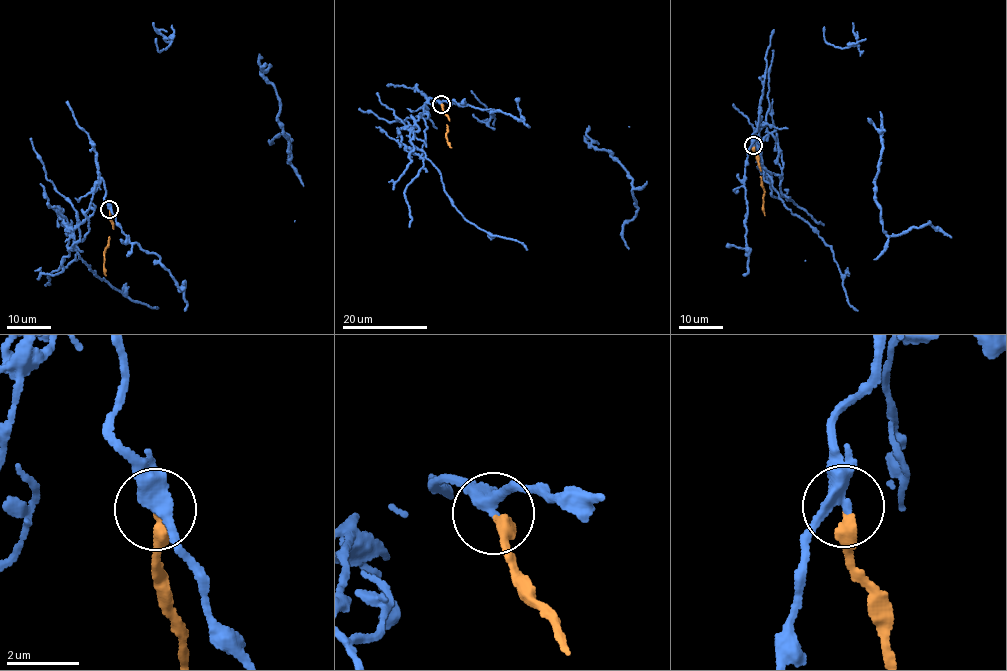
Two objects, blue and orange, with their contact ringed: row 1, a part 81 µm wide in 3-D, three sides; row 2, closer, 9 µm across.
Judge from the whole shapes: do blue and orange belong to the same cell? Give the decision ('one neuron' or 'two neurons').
two neurons

